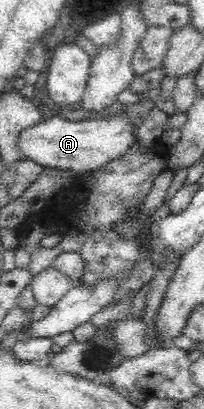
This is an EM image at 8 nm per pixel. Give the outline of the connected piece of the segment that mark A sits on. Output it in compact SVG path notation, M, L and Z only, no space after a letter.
M119 114L100 121L69 121L64 117L52 117L22 130L16 137L16 150L24 159L38 162L42 167L87 173L122 156L134 141L136 128Z

